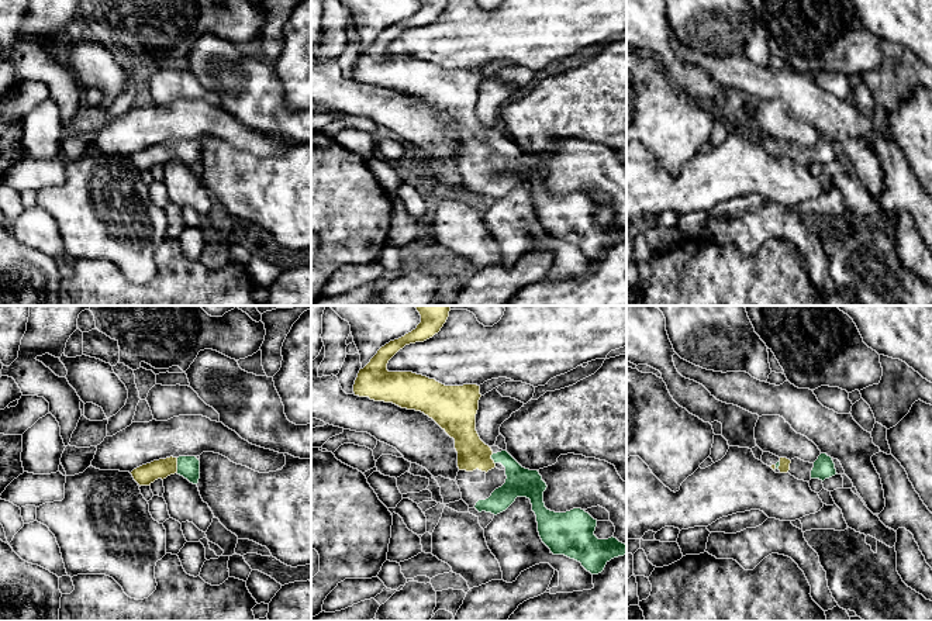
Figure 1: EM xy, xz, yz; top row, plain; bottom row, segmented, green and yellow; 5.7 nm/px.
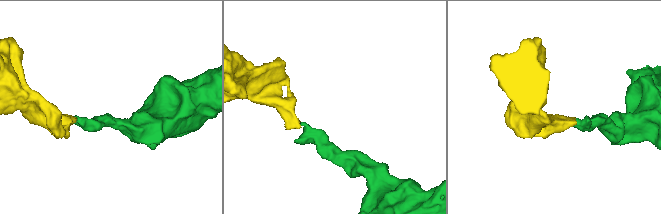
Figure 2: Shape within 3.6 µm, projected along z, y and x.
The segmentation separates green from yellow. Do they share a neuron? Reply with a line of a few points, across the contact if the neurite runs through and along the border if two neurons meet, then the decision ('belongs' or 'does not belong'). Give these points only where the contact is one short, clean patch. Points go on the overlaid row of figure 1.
xy (187, 466), (178, 465), (155, 469), (144, 475) | belongs

